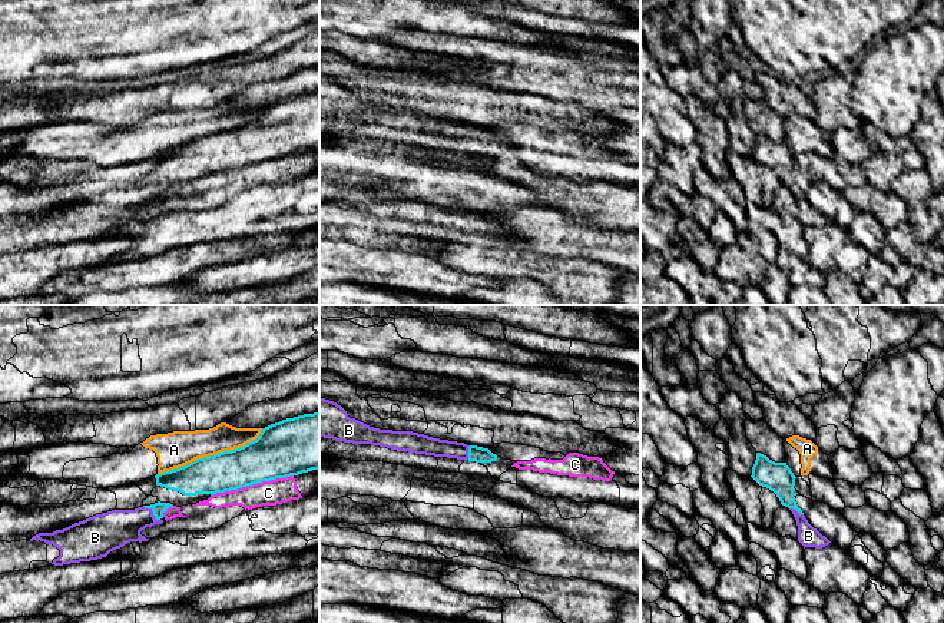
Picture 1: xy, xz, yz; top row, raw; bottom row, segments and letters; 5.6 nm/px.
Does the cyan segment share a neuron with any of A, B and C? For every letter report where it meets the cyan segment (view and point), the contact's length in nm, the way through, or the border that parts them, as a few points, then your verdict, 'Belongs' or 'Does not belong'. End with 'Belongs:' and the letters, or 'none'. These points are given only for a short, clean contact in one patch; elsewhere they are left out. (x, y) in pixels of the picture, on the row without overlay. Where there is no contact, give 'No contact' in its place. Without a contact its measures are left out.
A: Touches cyan at xy (211, 135). Shared border 650 nm. Does not belong
B: Touches cyan at xy (153, 192). Shared border 130 nm. Path across: xy (158, 188), (153, 192), (115, 208). Belongs
C: Touches cyan at xy (251, 163). Shared border 480 nm. Does not belong
Belongs: B

